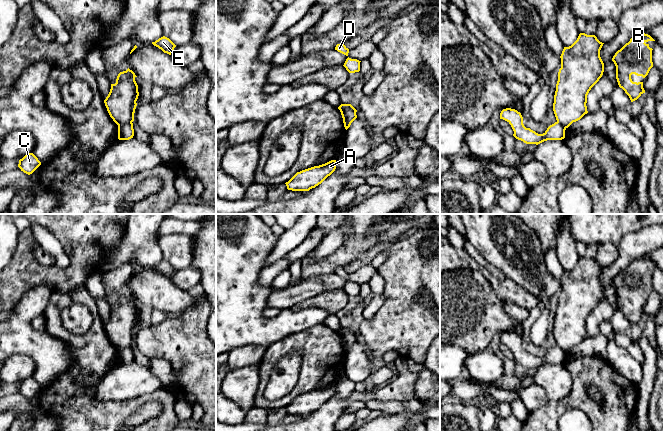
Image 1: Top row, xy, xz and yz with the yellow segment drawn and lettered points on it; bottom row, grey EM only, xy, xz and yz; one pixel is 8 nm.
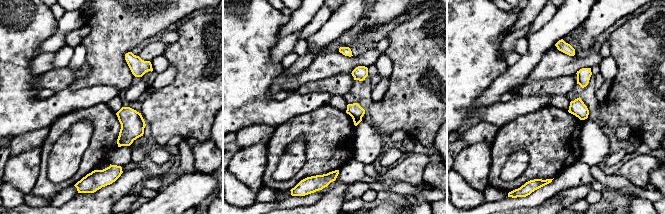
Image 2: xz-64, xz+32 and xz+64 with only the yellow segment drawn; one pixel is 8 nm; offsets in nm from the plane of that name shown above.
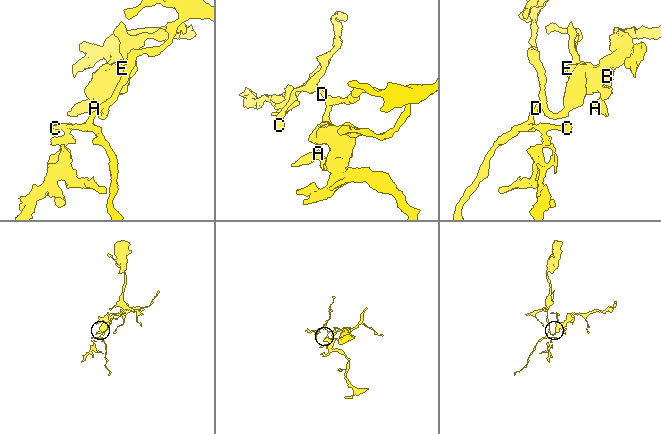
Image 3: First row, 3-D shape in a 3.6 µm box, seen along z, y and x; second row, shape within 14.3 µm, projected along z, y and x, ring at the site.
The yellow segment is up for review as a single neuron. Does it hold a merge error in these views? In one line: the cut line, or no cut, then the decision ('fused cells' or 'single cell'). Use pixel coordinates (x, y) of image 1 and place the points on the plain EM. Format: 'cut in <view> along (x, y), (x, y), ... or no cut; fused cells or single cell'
cut in xy along (131, 346), (118, 349); fused cells

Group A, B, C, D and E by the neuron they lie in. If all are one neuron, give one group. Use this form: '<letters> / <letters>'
A B E / C D

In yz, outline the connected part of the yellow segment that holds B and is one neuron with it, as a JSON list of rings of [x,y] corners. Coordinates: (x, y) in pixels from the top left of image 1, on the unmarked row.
[[[644,256],[635,258],[612,282],[616,290],[618,309],[629,320],[631,326],[645,317],[643,306],[633,306],[631,299],[645,302],[653,291],[653,273],[649,271],[648,265],[655,264]]]

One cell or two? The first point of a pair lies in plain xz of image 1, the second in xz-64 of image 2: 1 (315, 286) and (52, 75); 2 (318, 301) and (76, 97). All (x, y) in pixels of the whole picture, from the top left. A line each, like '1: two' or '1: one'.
1: one
2: two

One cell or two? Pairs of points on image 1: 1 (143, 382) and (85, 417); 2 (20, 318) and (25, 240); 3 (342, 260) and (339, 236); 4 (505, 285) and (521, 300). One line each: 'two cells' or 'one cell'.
1: two cells
2: two cells
3: two cells
4: one cell

